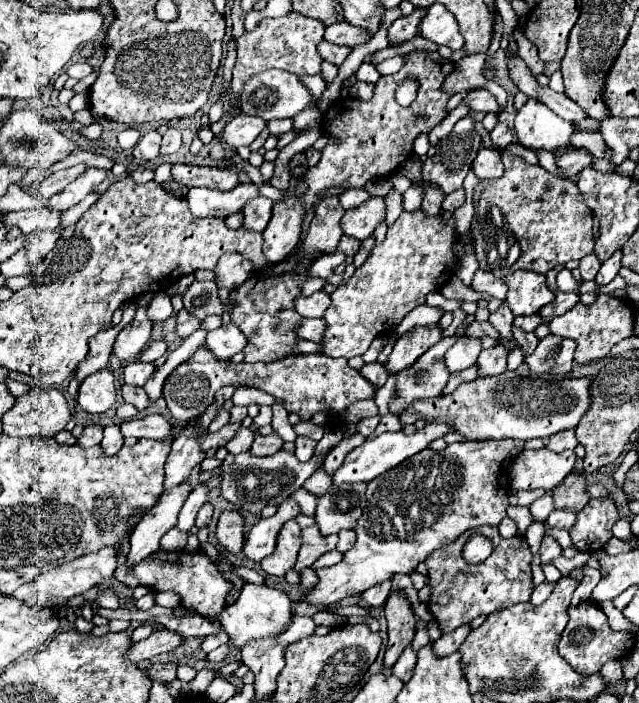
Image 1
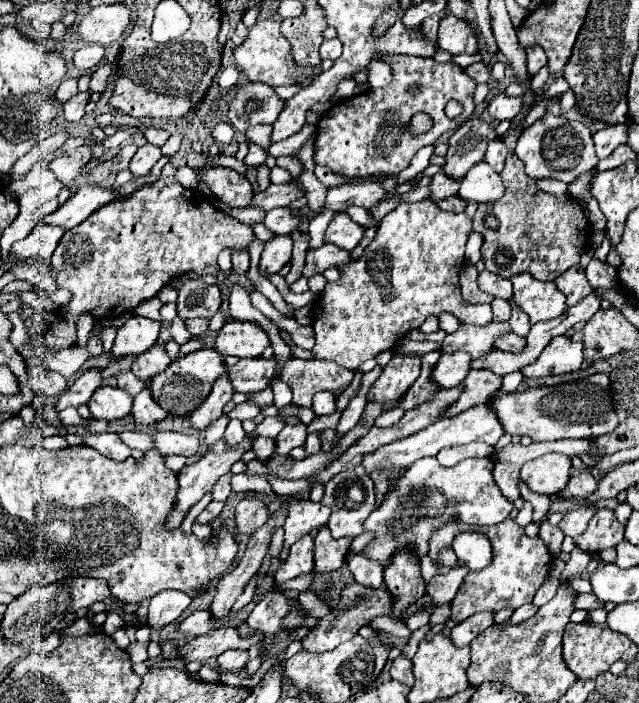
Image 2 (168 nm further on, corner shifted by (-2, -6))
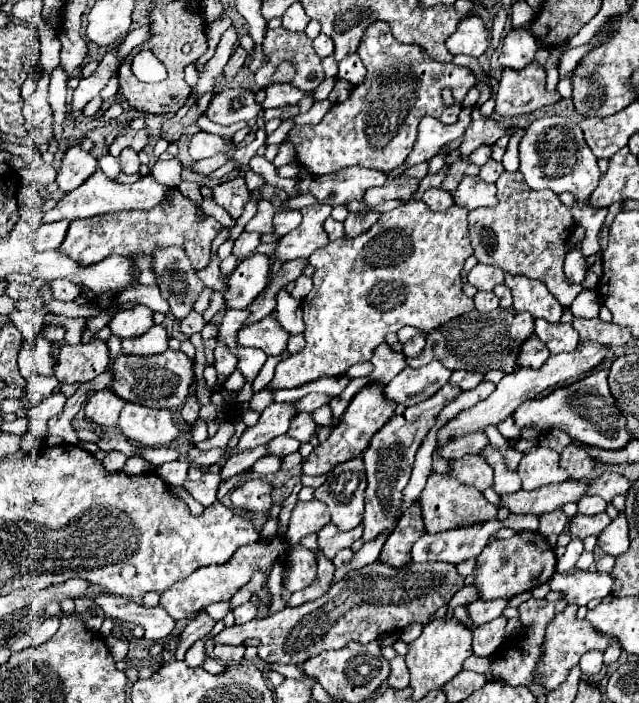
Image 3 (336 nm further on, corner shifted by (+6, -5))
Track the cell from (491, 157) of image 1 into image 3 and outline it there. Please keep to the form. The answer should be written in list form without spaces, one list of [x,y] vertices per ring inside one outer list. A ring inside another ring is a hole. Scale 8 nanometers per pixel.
[[[466,177],[454,191],[454,203],[468,211],[474,211],[478,207],[494,207],[498,205],[496,185],[482,183],[480,177]]]

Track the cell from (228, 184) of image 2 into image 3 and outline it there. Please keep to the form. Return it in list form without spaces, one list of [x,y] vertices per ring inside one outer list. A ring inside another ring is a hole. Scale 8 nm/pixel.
[[[236,177],[228,183],[216,185],[212,191],[214,191],[214,201],[220,207],[224,207],[232,219],[238,219],[244,213],[244,205],[250,199],[250,191],[242,177]]]

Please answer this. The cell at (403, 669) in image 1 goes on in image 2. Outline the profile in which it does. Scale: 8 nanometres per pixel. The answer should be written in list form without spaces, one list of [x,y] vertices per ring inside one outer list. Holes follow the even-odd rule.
[[[396,656],[394,662],[392,662],[392,668],[390,668],[390,674],[392,674],[392,680],[398,680],[406,686],[414,684],[414,674],[412,674],[412,660],[406,658],[406,656]]]

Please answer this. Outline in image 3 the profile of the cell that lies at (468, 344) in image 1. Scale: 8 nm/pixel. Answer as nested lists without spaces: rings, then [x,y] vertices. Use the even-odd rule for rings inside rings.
[[[428,363],[418,369],[406,367],[384,387],[384,397],[406,407],[416,405],[440,391],[448,383],[450,373],[442,363]]]

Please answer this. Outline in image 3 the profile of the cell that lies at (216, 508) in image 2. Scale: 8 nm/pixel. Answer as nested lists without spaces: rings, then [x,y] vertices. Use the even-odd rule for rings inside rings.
[[[210,467],[208,471],[204,471],[200,481],[184,481],[184,489],[204,507],[208,507],[210,503],[216,501],[216,491],[220,485],[220,475],[216,473],[218,467]]]

